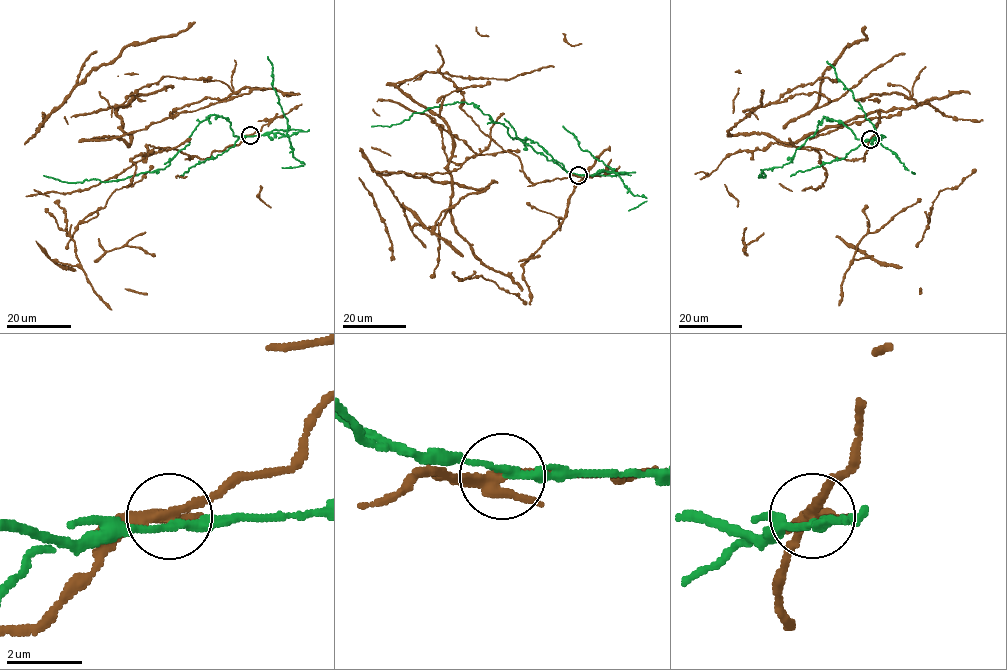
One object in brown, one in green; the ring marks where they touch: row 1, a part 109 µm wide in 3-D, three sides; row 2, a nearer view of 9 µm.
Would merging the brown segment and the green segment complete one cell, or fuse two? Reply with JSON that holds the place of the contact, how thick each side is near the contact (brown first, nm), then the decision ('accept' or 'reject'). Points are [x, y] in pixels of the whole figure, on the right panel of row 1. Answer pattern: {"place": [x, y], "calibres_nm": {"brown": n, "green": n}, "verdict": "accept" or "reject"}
{"place": [870, 139], "calibres_nm": {"brown": 240, "green": 180}, "verdict": "reject"}

